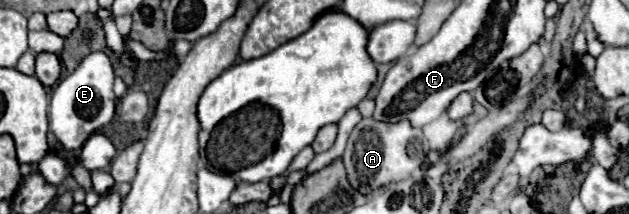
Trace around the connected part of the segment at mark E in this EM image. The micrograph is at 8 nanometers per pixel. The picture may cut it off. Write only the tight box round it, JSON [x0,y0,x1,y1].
[48,53,116,151]

